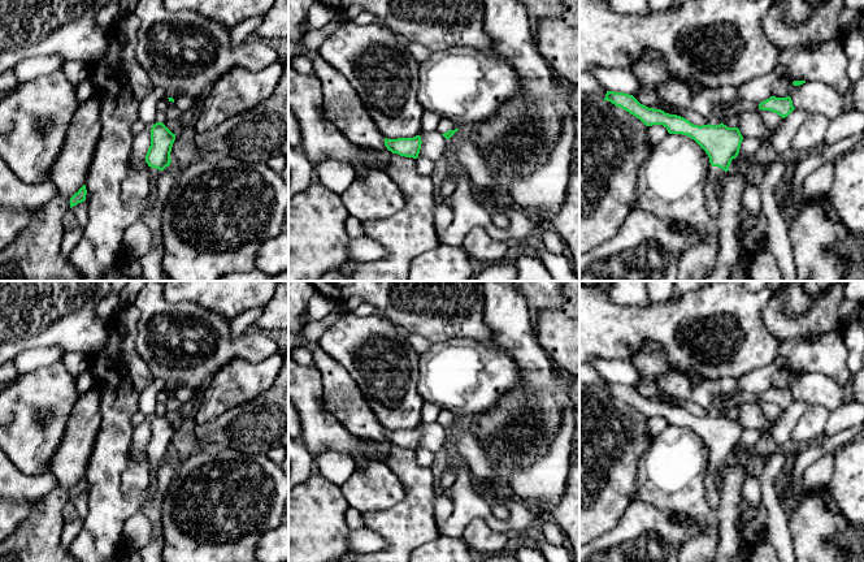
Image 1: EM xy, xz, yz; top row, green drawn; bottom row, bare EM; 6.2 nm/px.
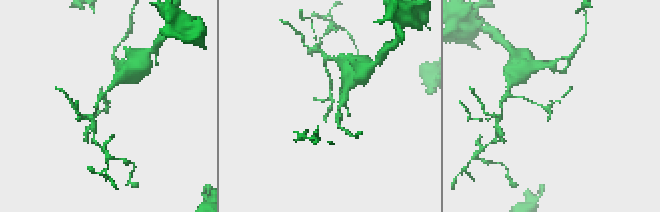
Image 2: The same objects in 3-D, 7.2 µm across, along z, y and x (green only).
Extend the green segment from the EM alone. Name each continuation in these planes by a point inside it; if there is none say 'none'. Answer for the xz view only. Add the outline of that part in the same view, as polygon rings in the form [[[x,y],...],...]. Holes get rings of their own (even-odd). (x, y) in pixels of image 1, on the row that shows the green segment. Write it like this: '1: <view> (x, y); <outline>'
1: xz (444, 125); [[[440,118],[440,124],[439,124],[439,127],[438,127],[438,131],[440,134],[444,134],[447,133],[448,130],[455,130],[457,129],[456,125],[453,125],[452,122],[444,120],[444,118]]]

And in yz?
1: yz (712, 186); [[[711,167],[704,187],[705,207],[709,216],[716,220],[720,213],[720,181],[725,176],[725,170],[718,167]]]

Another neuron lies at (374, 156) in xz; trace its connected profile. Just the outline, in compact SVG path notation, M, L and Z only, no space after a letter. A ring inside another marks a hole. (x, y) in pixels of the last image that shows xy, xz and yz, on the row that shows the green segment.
M364 148L368 154L368 161L374 165L374 164L388 164L392 152L386 150L386 151L377 151L372 148Z

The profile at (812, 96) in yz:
M806 82L794 86L789 96L794 108L824 114L828 120L834 120L843 113L842 95L835 88L821 82Z

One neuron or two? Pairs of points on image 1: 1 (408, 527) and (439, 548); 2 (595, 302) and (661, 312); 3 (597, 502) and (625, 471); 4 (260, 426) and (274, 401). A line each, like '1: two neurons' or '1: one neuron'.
1: two neurons
2: one neuron
3: one neuron
4: one neuron

